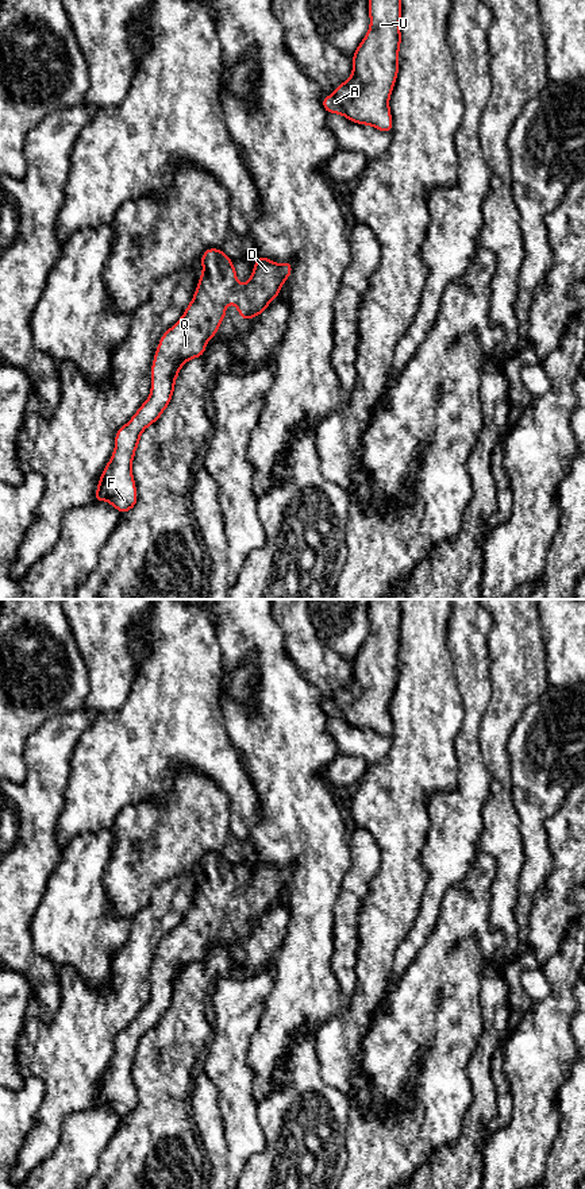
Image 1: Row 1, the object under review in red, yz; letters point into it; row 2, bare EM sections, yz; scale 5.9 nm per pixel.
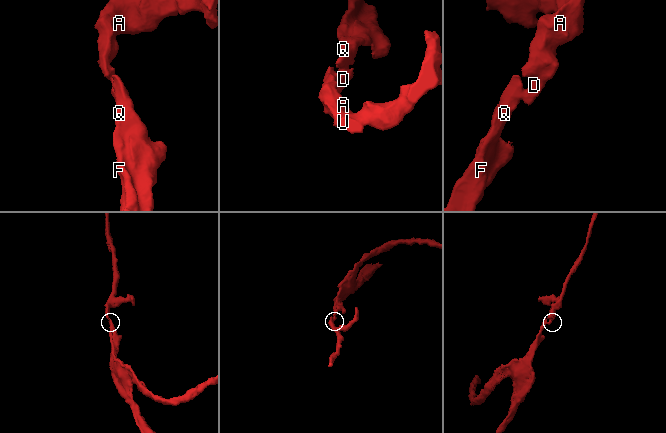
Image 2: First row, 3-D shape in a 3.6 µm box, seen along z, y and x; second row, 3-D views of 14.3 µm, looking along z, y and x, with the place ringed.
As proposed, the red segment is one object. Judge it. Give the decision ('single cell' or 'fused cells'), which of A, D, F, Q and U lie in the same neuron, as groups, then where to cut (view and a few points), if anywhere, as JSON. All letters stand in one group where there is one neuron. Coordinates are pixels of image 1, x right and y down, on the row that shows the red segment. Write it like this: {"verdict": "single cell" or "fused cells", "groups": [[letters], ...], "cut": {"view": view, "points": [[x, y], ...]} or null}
{"verdict": "single cell", "groups": [["A", "D", "F", "Q", "U"]], "cut": null}

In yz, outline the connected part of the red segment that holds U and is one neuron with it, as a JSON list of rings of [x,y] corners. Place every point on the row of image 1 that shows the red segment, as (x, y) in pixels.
[[[369,0],[370,28],[353,54],[353,74],[322,100],[327,113],[392,132],[389,97],[399,74],[401,0]]]

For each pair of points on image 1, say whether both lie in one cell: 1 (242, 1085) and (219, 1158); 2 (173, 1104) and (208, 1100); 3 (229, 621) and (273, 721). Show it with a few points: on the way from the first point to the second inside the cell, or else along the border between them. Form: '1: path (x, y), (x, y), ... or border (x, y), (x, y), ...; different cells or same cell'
1: border (219, 1108), (229, 1170); different cells
2: border (193, 1084), (189, 1092), (191, 1115); different cells
3: path (254, 641), (273, 664), (273, 695); same cell

